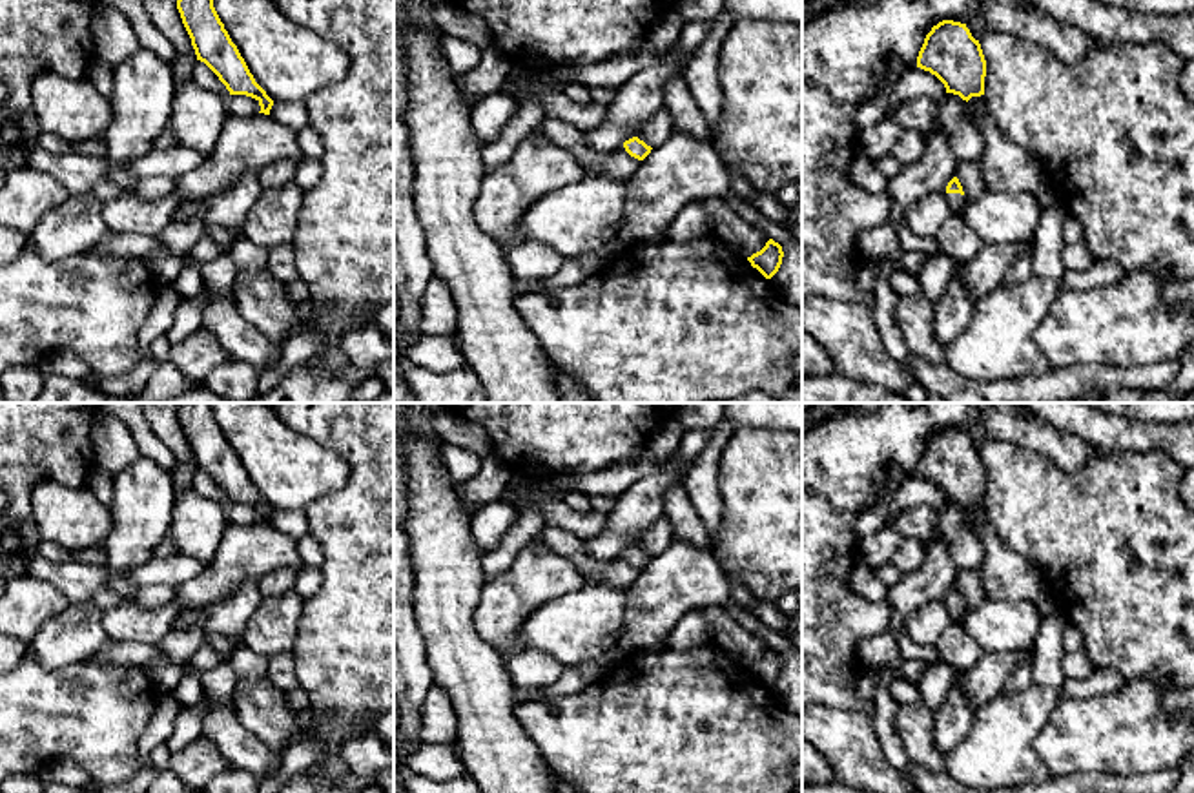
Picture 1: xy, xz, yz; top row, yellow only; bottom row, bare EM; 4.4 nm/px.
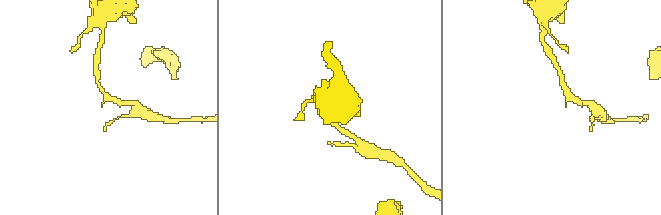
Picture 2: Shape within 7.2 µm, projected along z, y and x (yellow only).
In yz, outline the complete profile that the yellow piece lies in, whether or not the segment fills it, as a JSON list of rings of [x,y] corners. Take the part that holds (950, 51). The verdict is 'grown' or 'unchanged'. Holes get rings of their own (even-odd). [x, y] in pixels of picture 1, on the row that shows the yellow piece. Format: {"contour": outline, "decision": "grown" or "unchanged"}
{"contour": [[[942,20],[933,26],[919,51],[917,67],[935,75],[946,93],[966,102],[984,95],[986,60],[966,24]]], "decision": "unchanged"}

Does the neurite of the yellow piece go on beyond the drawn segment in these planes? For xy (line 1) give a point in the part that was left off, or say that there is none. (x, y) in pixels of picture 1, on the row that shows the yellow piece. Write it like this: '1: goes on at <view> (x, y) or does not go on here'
1: does not go on here

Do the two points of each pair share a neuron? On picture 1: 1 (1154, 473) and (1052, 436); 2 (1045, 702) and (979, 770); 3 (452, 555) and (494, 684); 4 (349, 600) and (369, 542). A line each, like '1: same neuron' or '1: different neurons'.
1: different neurons
2: same neuron
3: same neuron
4: same neuron

